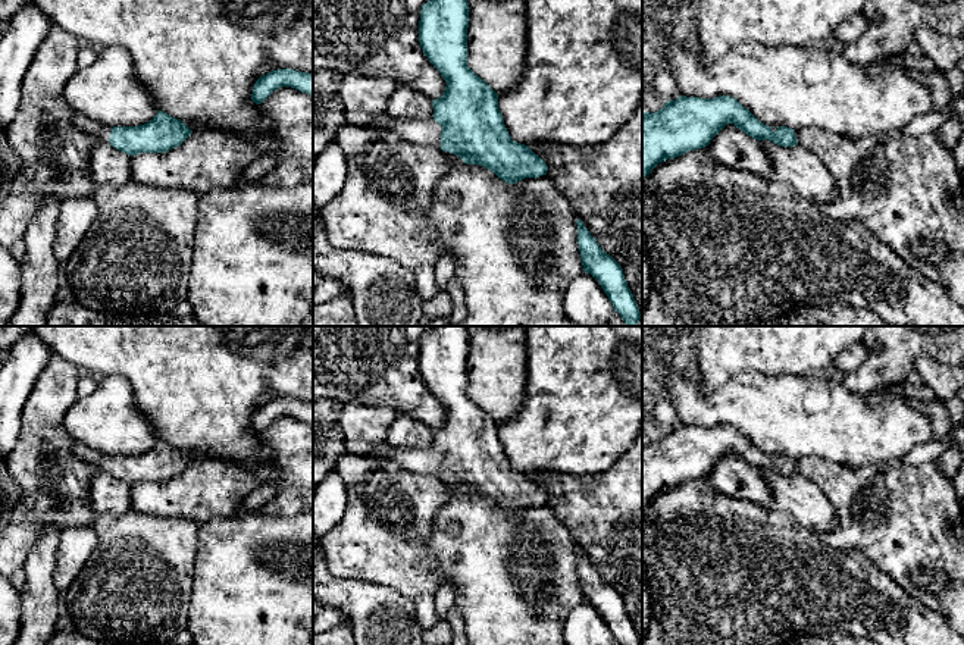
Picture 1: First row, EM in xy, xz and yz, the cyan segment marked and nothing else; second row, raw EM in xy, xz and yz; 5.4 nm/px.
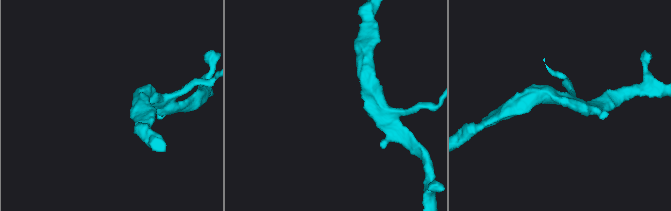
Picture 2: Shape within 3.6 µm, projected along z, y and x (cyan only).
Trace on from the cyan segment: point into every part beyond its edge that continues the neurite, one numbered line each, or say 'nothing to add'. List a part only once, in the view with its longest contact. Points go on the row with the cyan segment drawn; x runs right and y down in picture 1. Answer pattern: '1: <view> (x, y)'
1: xz (418, 132)

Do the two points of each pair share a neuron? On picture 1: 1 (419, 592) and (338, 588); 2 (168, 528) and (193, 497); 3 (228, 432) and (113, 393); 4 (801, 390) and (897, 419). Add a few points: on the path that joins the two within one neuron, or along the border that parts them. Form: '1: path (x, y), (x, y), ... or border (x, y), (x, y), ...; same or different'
1: border (365, 582), (398, 589), (412, 603), (418, 620); different
2: border (143, 512), (152, 516), (182, 516), (199, 525); different
3: border (110, 375), (128, 382), (135, 406), (153, 429); different
4: path (825, 413), (831, 419), (873, 419); same

